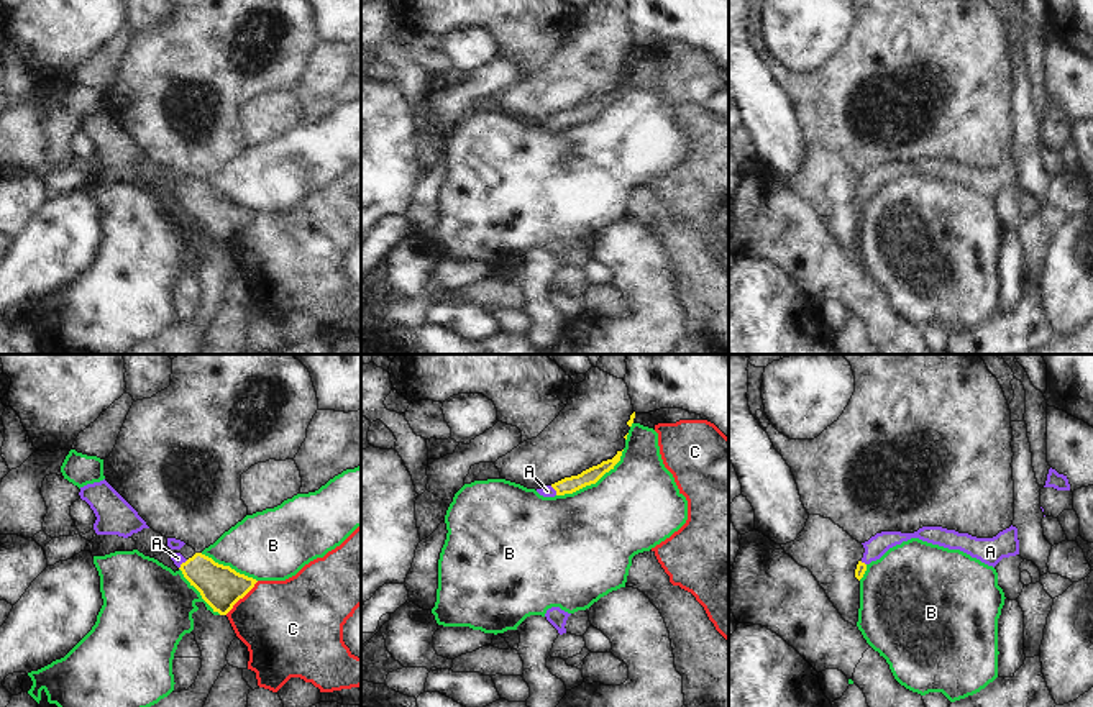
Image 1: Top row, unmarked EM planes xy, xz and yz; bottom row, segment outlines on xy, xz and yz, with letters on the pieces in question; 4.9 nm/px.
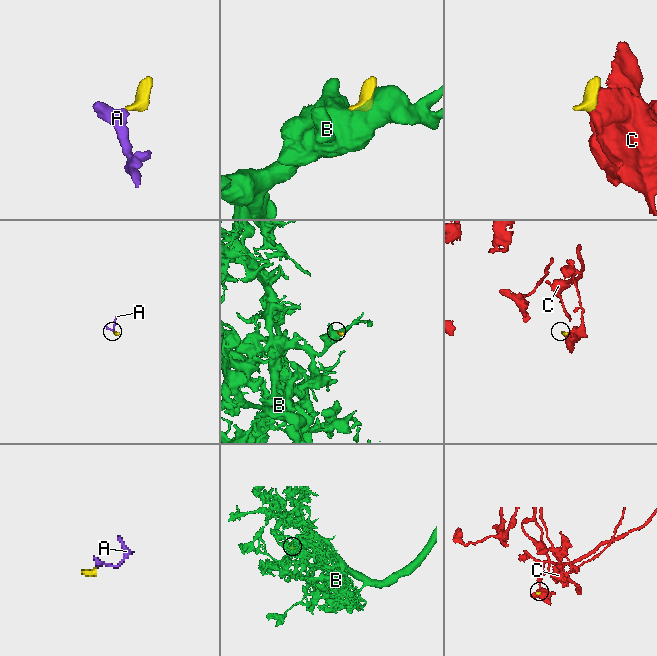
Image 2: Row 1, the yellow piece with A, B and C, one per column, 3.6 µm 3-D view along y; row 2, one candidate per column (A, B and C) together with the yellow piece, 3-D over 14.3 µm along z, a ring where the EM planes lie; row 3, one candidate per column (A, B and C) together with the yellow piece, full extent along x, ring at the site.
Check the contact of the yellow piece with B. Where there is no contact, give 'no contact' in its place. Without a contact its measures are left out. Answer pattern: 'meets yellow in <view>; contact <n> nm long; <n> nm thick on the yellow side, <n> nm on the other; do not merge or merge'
meets yellow in xz; contact 400 nm long; 80 nm thick on the yellow side, 460 nm on the other; do not merge

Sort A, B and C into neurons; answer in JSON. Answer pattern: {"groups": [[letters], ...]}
{"groups": [["A"], ["B"], ["C"]]}

